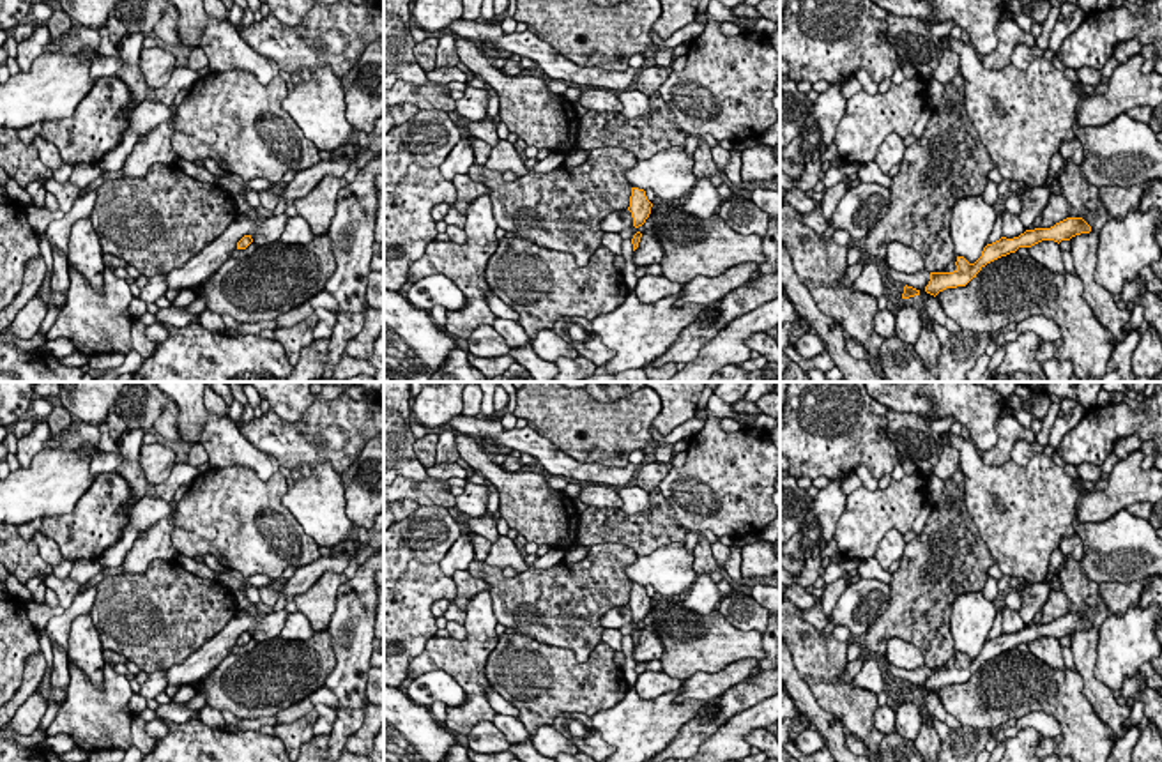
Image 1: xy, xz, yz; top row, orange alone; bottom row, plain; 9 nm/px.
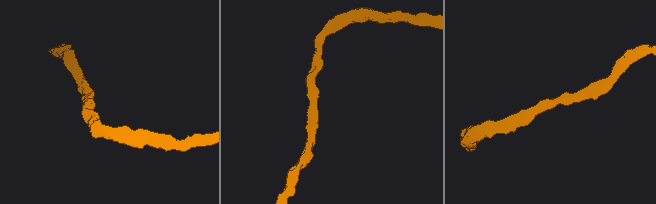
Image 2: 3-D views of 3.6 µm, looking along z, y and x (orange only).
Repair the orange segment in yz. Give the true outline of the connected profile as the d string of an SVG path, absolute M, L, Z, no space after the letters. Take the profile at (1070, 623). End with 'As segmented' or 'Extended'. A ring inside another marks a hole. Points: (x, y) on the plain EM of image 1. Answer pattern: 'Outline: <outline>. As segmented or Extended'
Outline: M1066 613L1051 624L1026 626L1013 635L1001 633L999 636L987 640L975 659L969 659L964 652L957 652L957 665L953 668L930 668L925 688L936 693L946 684L966 682L987 659L1015 649L1019 644L1031 644L1042 636L1054 636L1059 640L1061 636L1070 636L1075 631L1089 628L1091 622L1082 613Z. As segmented

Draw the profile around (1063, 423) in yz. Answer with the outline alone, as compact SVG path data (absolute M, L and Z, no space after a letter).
M1077 403L1075 410L1068 415L1058 415L1051 433L1049 433L1049 446L1052 446L1054 449L1059 447L1063 437L1082 419L1082 415L1086 414L1086 407Z

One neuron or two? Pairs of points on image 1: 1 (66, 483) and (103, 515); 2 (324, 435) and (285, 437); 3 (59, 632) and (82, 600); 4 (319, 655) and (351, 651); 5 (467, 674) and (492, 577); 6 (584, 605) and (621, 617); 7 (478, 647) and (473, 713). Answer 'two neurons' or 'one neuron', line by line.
1: two neurons
2: one neuron
3: one neuron
4: two neurons
5: two neurons
6: two neurons
7: one neuron

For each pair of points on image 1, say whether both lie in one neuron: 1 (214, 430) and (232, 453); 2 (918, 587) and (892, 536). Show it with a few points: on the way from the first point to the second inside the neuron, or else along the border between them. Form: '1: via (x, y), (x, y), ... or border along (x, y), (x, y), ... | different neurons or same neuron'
1: via (220, 435), (229, 448) | same neuron
2: border along (906, 543), (904, 554), (899, 559) | different neurons

